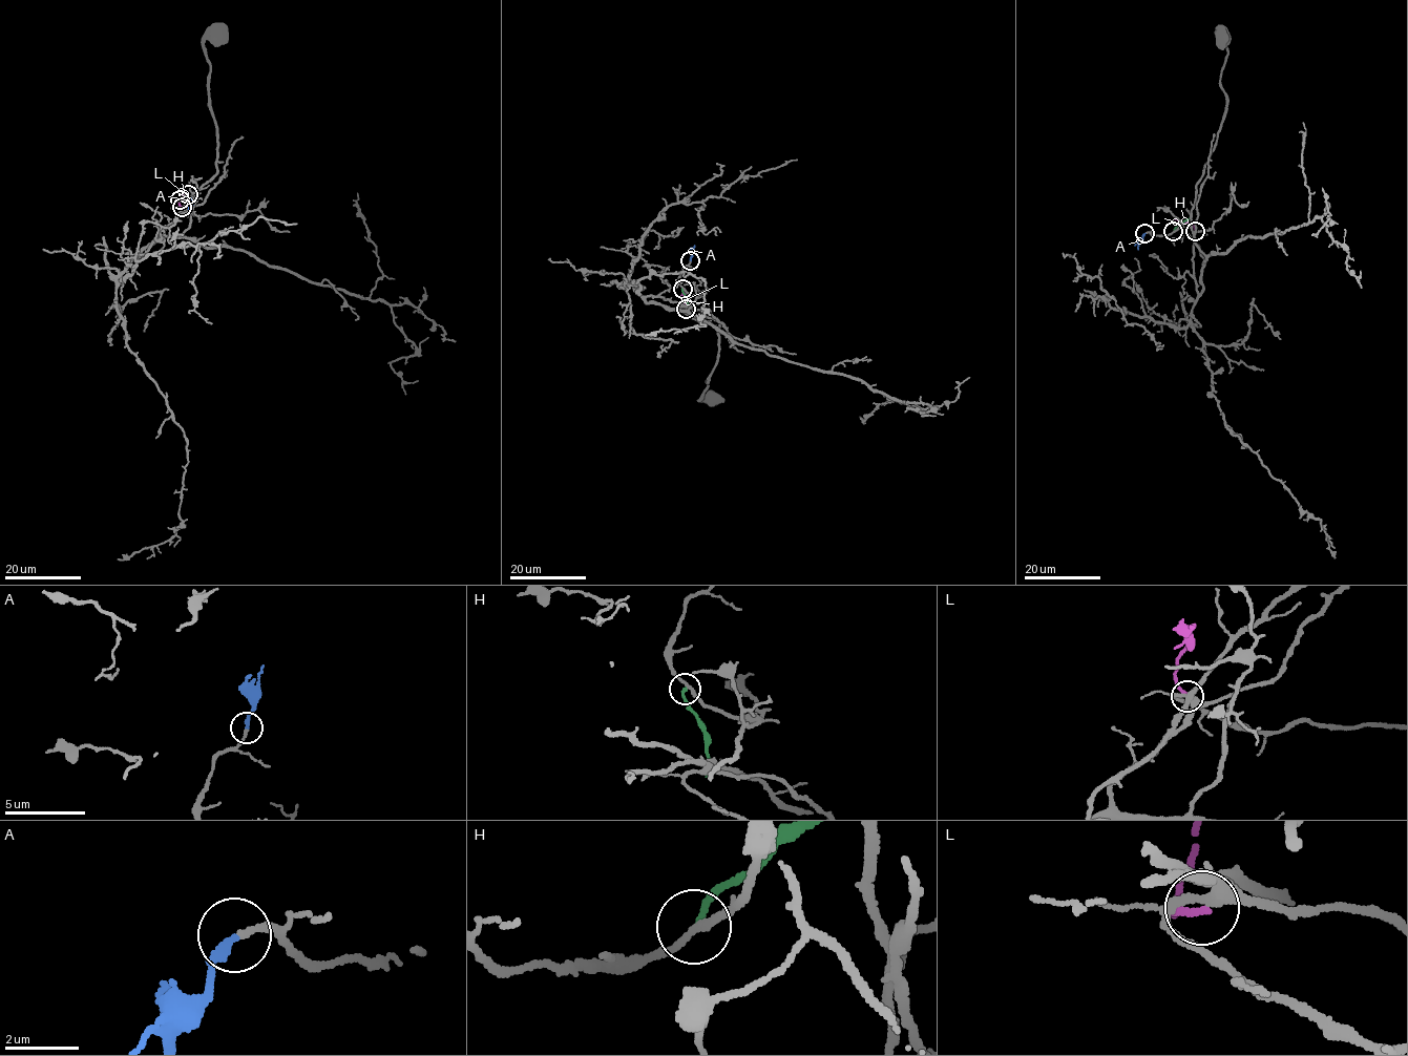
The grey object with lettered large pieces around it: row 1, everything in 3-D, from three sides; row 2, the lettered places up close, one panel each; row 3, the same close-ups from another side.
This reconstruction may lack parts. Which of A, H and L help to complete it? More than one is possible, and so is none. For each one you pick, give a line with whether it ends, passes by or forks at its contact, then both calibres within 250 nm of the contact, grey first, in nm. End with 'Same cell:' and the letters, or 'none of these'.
A: it ends there; 180 nm thick on the grey side, 260 nm on the other
Same cell: A

